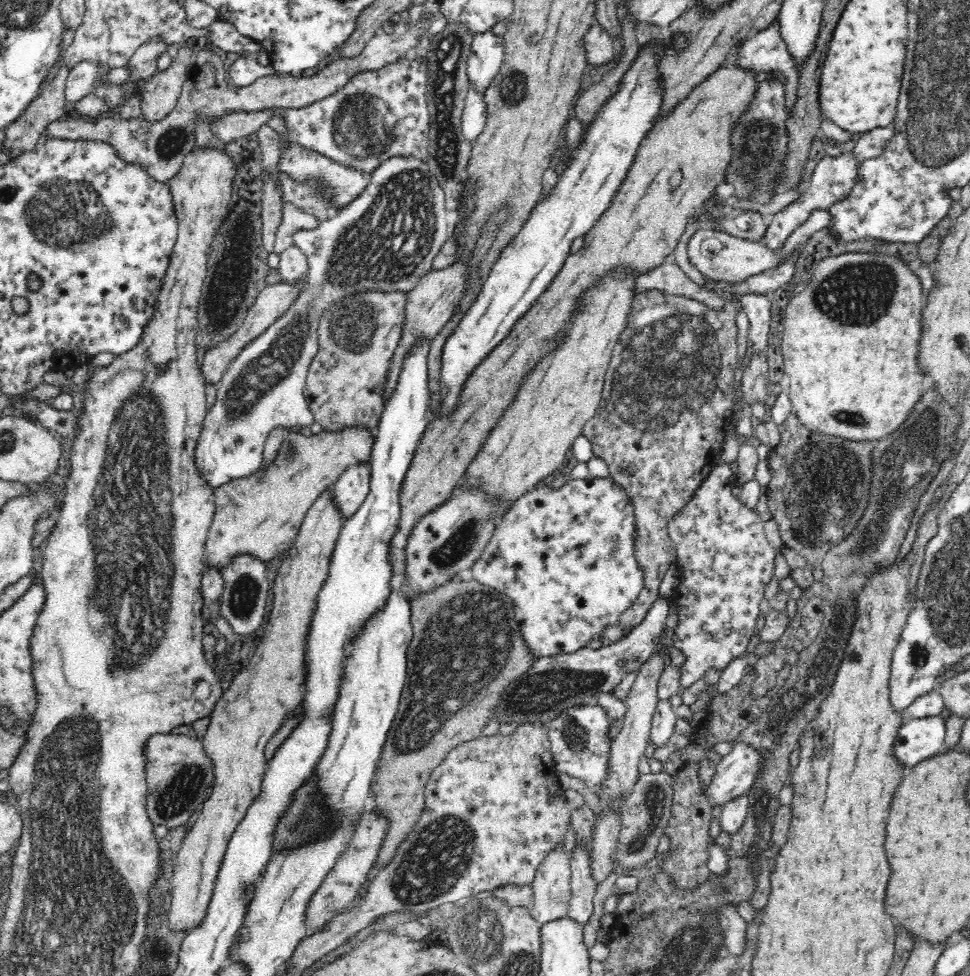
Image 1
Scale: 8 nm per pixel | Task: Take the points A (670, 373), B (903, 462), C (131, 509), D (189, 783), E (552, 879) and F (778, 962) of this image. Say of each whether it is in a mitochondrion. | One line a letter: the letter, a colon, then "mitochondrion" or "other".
A: mitochondrion
B: mitochondrion
C: mitochondrion
D: mitochondrion
E: other
F: other

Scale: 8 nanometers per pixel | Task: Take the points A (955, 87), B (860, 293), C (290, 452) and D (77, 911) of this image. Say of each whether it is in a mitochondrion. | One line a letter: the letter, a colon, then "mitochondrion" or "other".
A: mitochondrion
B: mitochondrion
C: mitochondrion
D: mitochondrion

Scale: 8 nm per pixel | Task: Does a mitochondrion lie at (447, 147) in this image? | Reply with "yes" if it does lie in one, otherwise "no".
yes

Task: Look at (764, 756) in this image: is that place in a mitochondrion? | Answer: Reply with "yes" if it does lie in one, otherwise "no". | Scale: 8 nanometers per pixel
no

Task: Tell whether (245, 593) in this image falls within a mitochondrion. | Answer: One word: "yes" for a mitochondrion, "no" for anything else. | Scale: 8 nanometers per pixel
yes

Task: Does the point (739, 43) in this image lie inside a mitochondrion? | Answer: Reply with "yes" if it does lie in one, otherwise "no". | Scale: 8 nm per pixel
no

